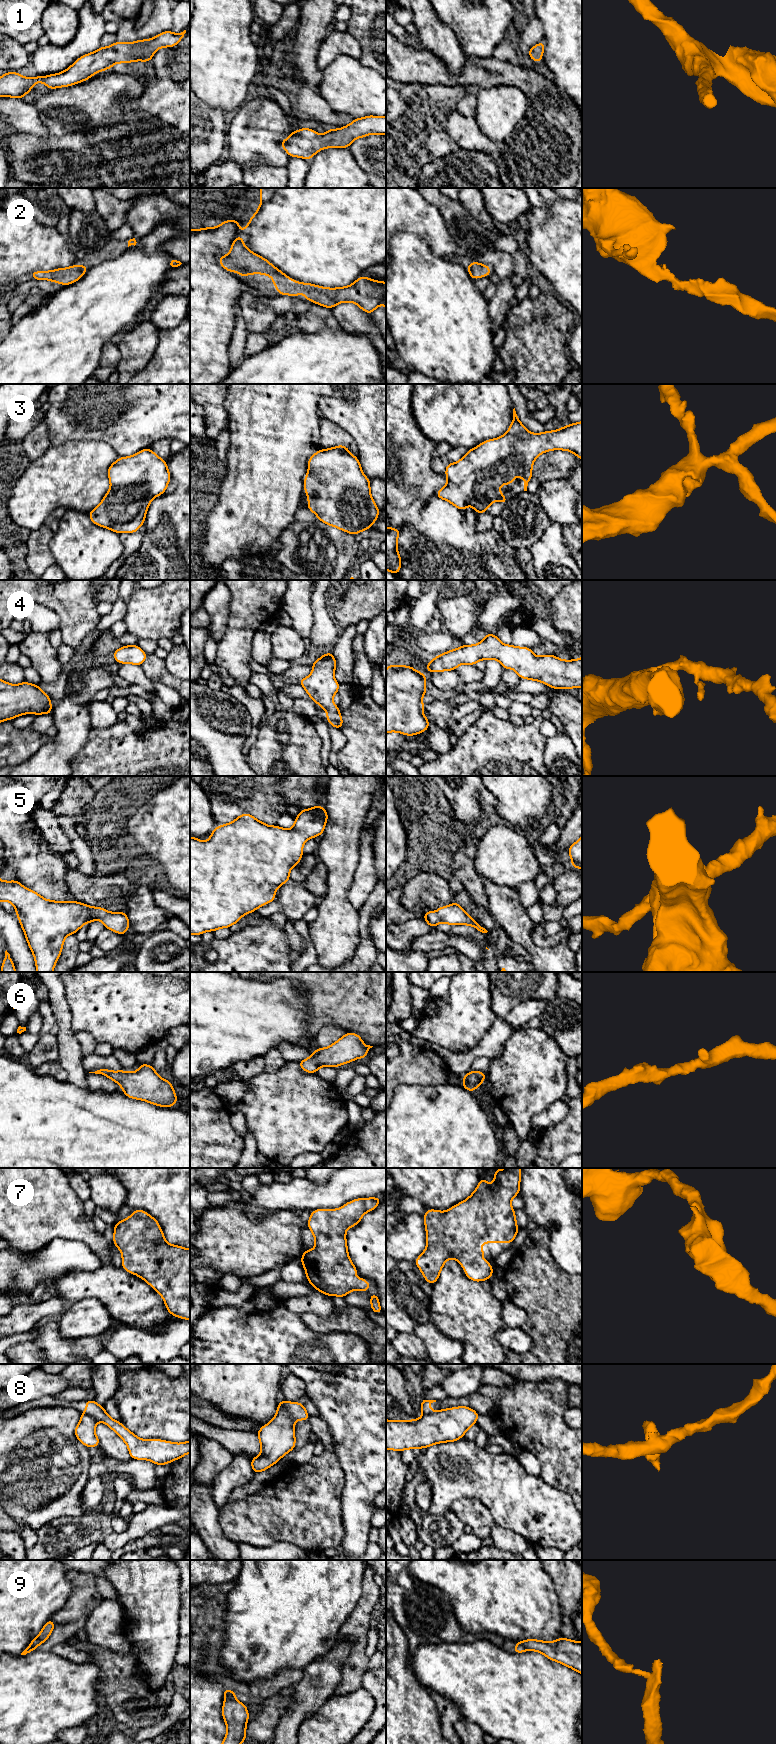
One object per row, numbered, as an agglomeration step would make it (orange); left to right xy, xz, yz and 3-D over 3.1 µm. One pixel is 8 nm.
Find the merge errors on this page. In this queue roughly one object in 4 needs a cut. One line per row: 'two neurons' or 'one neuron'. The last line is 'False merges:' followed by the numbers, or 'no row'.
1: one neuron
2: one neuron
3: one neuron
4: one neuron
5: one neuron
6: one neuron
7: one neuron
8: two neurons
9: two neurons
False merges: 8, 9

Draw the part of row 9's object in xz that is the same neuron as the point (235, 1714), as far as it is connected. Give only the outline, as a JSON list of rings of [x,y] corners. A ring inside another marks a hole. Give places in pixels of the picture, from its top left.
[[[230,1697],[224,1700],[222,1716],[227,1726],[227,1733],[222,1744],[241,1744],[246,1740],[246,1725],[249,1720],[245,1704]]]

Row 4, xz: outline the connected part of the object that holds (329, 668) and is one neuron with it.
[[[332,651],[323,654],[312,664],[311,674],[299,679],[299,684],[306,690],[310,698],[327,712],[327,721],[337,729],[343,727],[343,720],[338,706],[332,701],[338,693],[340,683],[334,678],[336,659]]]

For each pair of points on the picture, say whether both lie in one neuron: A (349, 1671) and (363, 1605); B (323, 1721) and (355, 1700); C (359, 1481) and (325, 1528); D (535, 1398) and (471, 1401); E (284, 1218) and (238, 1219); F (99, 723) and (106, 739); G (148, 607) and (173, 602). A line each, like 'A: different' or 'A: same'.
A: same
B: same
C: different
D: different
E: same
F: different
G: same

